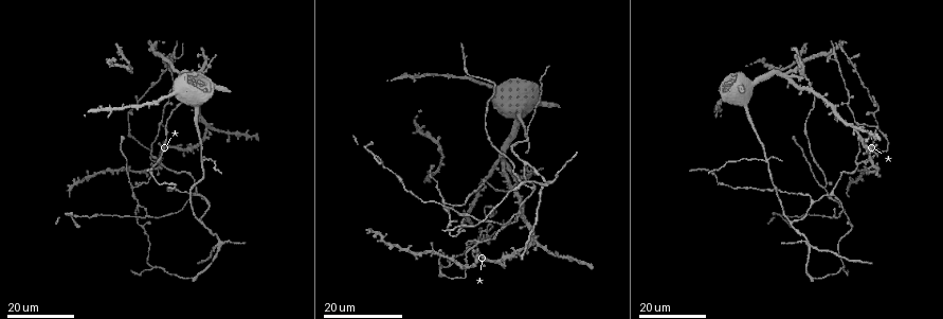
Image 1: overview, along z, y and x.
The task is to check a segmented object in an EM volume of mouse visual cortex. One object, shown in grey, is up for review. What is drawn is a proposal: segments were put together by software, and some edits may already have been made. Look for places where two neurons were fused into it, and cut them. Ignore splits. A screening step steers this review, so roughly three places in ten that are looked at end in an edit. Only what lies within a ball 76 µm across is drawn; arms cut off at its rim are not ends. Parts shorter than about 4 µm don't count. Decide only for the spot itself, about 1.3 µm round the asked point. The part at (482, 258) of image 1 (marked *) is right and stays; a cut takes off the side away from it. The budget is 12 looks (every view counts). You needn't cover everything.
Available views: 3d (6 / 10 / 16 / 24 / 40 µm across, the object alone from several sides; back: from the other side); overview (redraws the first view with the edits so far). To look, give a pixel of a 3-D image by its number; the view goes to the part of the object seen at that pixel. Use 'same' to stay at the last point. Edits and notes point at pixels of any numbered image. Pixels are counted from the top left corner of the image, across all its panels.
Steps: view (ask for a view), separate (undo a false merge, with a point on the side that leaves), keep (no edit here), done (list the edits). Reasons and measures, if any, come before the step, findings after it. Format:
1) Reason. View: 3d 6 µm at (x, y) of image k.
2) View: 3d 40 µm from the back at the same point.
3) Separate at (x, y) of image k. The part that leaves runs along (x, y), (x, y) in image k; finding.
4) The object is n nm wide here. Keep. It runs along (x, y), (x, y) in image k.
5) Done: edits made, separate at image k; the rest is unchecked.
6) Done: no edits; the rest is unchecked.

Two arms in line, one across. View: 3d 16 µm at (851, 98) of image 1.

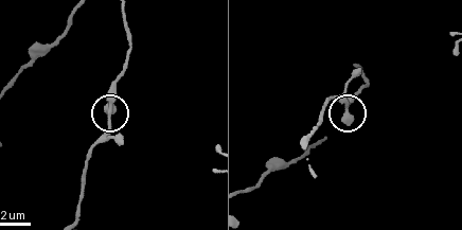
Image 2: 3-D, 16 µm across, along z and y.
View: 3d 10 µm at (109, 113) of image 2.

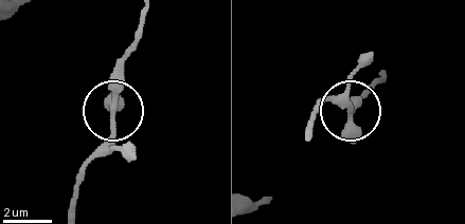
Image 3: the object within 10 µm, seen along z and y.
Zoom in. View: 3d 6 µm at (113, 106) of image 3.

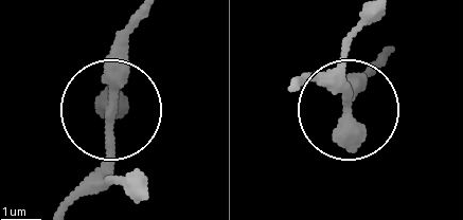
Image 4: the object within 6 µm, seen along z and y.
Keep. All the same neuron.

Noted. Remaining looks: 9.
Four-way junction. View: 3d 24 µm at (160, 125) of image 1.

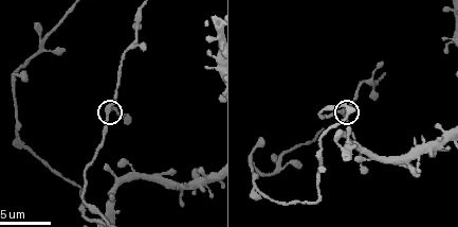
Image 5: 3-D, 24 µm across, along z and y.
Closer look. View: 3d 10 µm at (110, 110) of image 5.

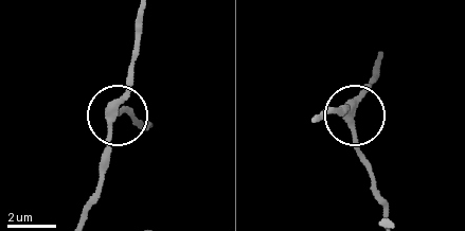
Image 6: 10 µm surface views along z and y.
Keep. All the same neuron.

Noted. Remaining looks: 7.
Three-way junction. View: 3d 10 µm at (349, 110) of image 5.

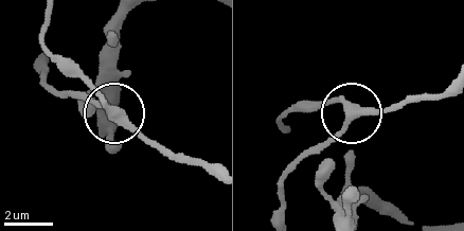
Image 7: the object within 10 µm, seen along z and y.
3 arms meet here. Keep. It runs along (372, 207), (323, 182), (348, 109), (301, 103) in image 7; continuous, no second neuron.

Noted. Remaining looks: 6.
Three arms meet. View: 3d 24 µm at (71, 217) of image 1.

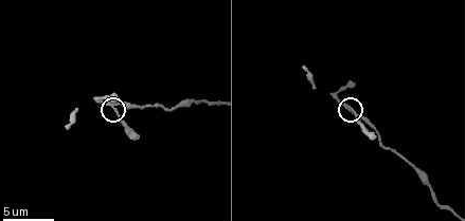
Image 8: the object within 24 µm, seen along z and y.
View: 3d 10 µm at (113, 110) of image 8.

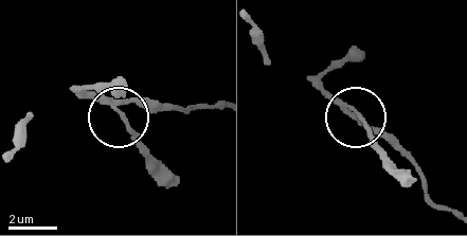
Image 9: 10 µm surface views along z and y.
Keep. All the same neuron.

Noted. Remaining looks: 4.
Four-way junction. View: 3d 24 µm at (527, 133) of image 1.

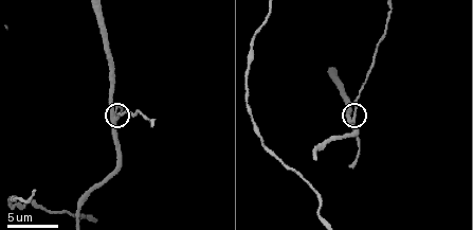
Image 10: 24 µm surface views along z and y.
View: 3d 6 µm at (354, 115) of image 10.

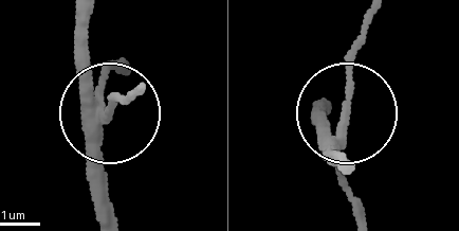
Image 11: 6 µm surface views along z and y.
Separate at (102, 67) of image 11. The part that leaves runs along (336, 137), (366, 19) in image 11; a second neuron is stuck on.

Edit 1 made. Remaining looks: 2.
Four-way junction. View: 3d 24 µm at (800, 65) of image 1.

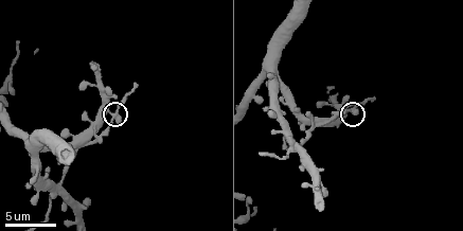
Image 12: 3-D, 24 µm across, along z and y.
View: 3d 10 µm at (110, 113) of image 12.

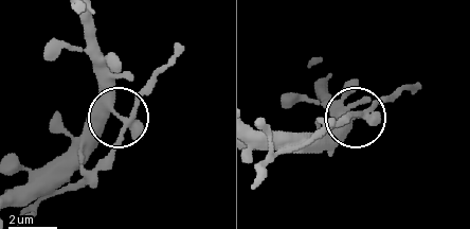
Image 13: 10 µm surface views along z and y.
The object is 310 nm wide here. Keep. All the same neuron.

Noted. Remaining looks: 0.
Done: edits made, separate at image 11; the rest is unchecked.

